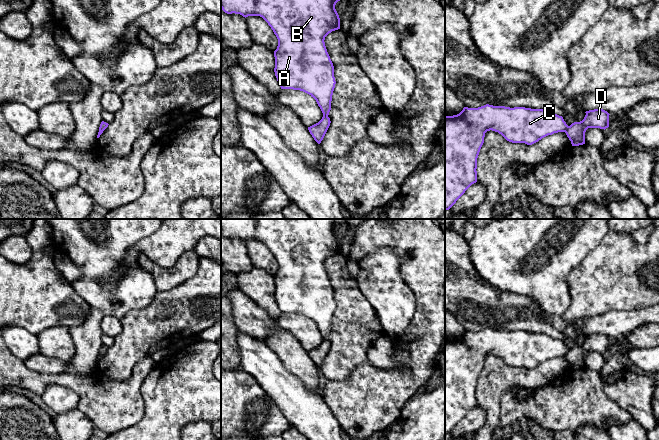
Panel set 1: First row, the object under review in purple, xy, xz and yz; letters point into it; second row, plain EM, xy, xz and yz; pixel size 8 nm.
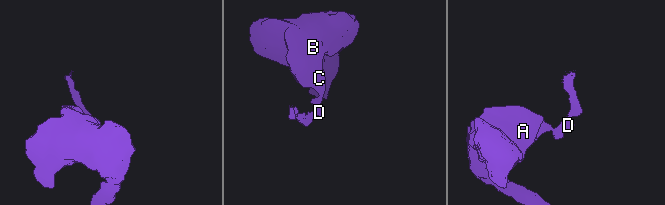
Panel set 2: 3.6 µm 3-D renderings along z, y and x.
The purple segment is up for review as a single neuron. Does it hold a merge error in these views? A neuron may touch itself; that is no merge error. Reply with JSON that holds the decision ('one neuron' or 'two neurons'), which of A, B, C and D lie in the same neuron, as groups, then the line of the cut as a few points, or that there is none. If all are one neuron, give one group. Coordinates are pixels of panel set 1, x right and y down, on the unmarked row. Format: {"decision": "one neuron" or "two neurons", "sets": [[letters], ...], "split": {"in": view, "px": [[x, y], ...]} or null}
{"decision": "two neurons", "sets": [["A", "B", "C"], ["D"]], "split": {"in": "yz", "px": [[568, 350], [564, 355]]}}

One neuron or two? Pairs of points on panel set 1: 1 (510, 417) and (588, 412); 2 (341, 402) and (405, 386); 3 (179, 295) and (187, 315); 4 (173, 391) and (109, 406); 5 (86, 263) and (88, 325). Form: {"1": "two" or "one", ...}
{"1": "one", "2": "one", "3": "one", "4": "two", "5": "two"}

